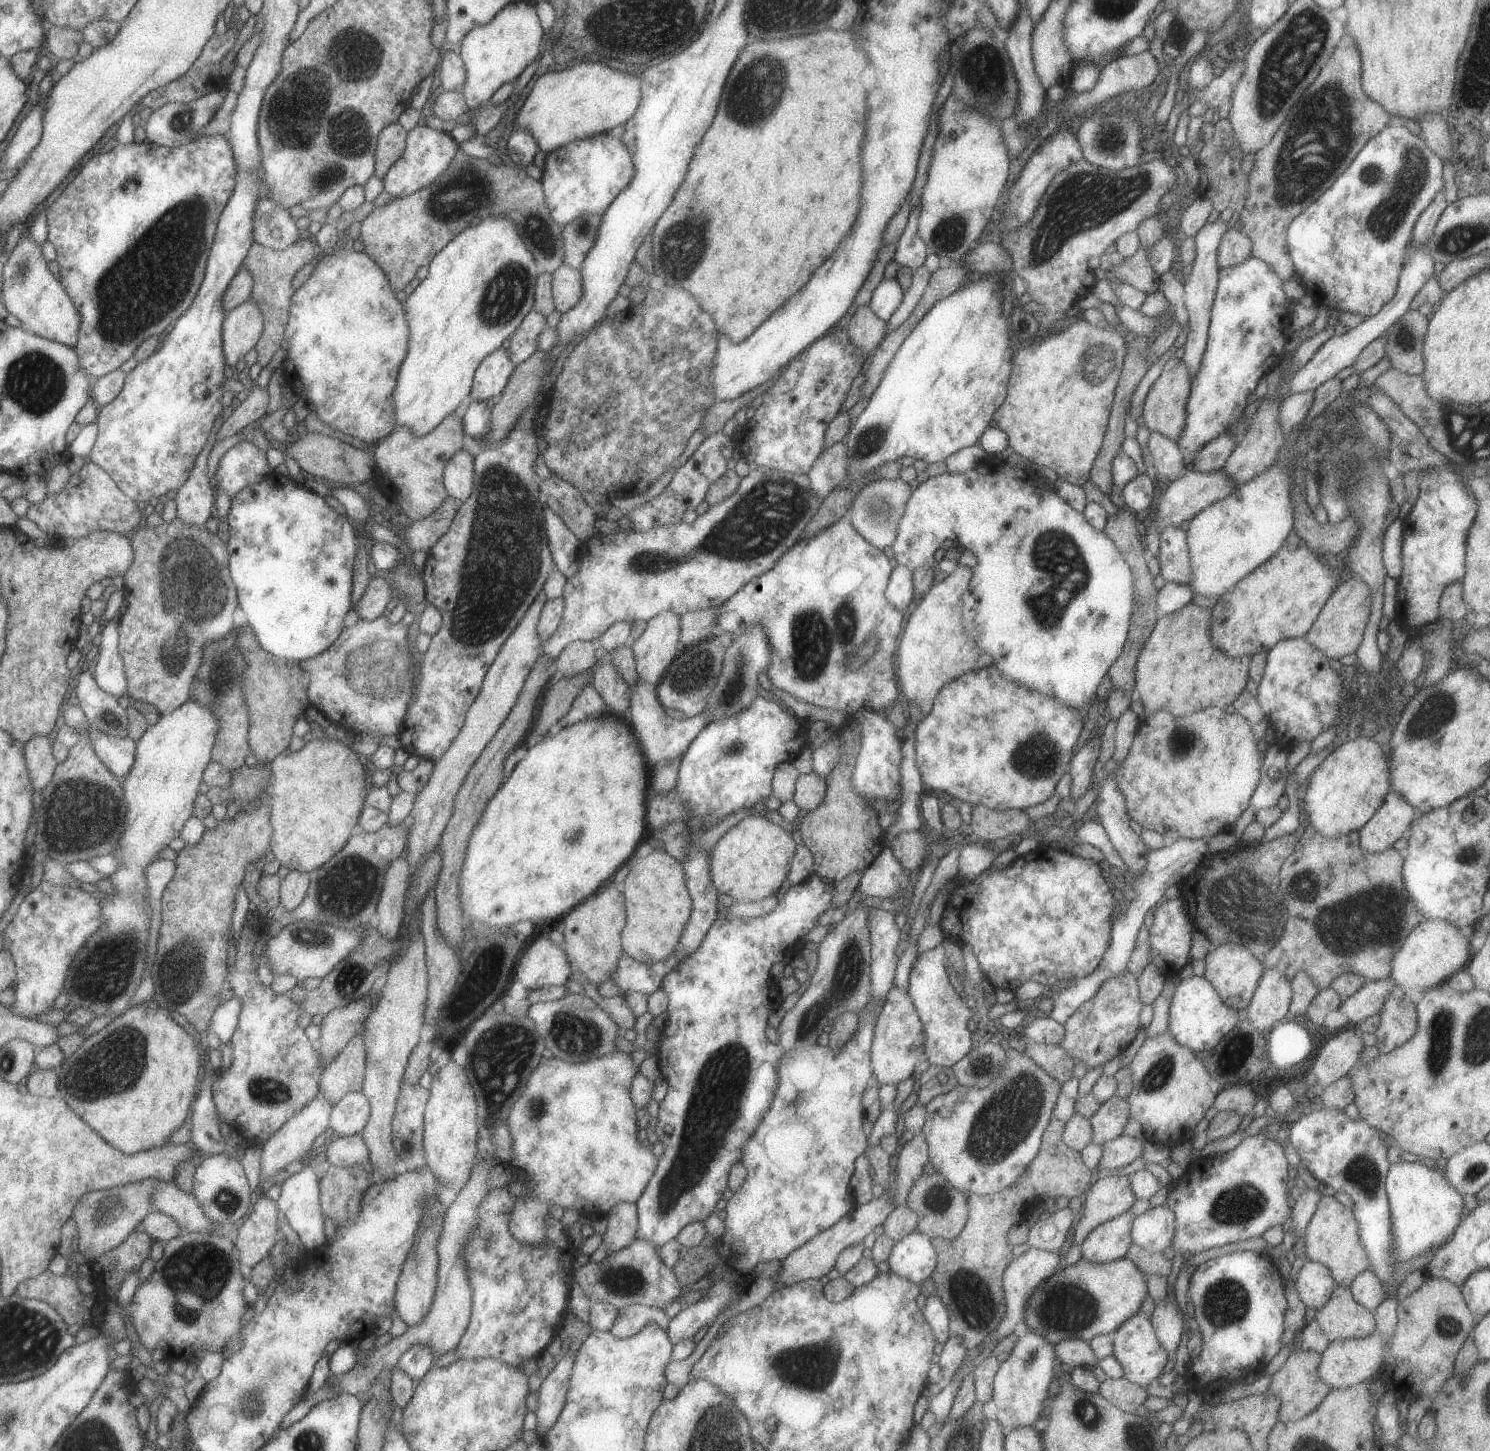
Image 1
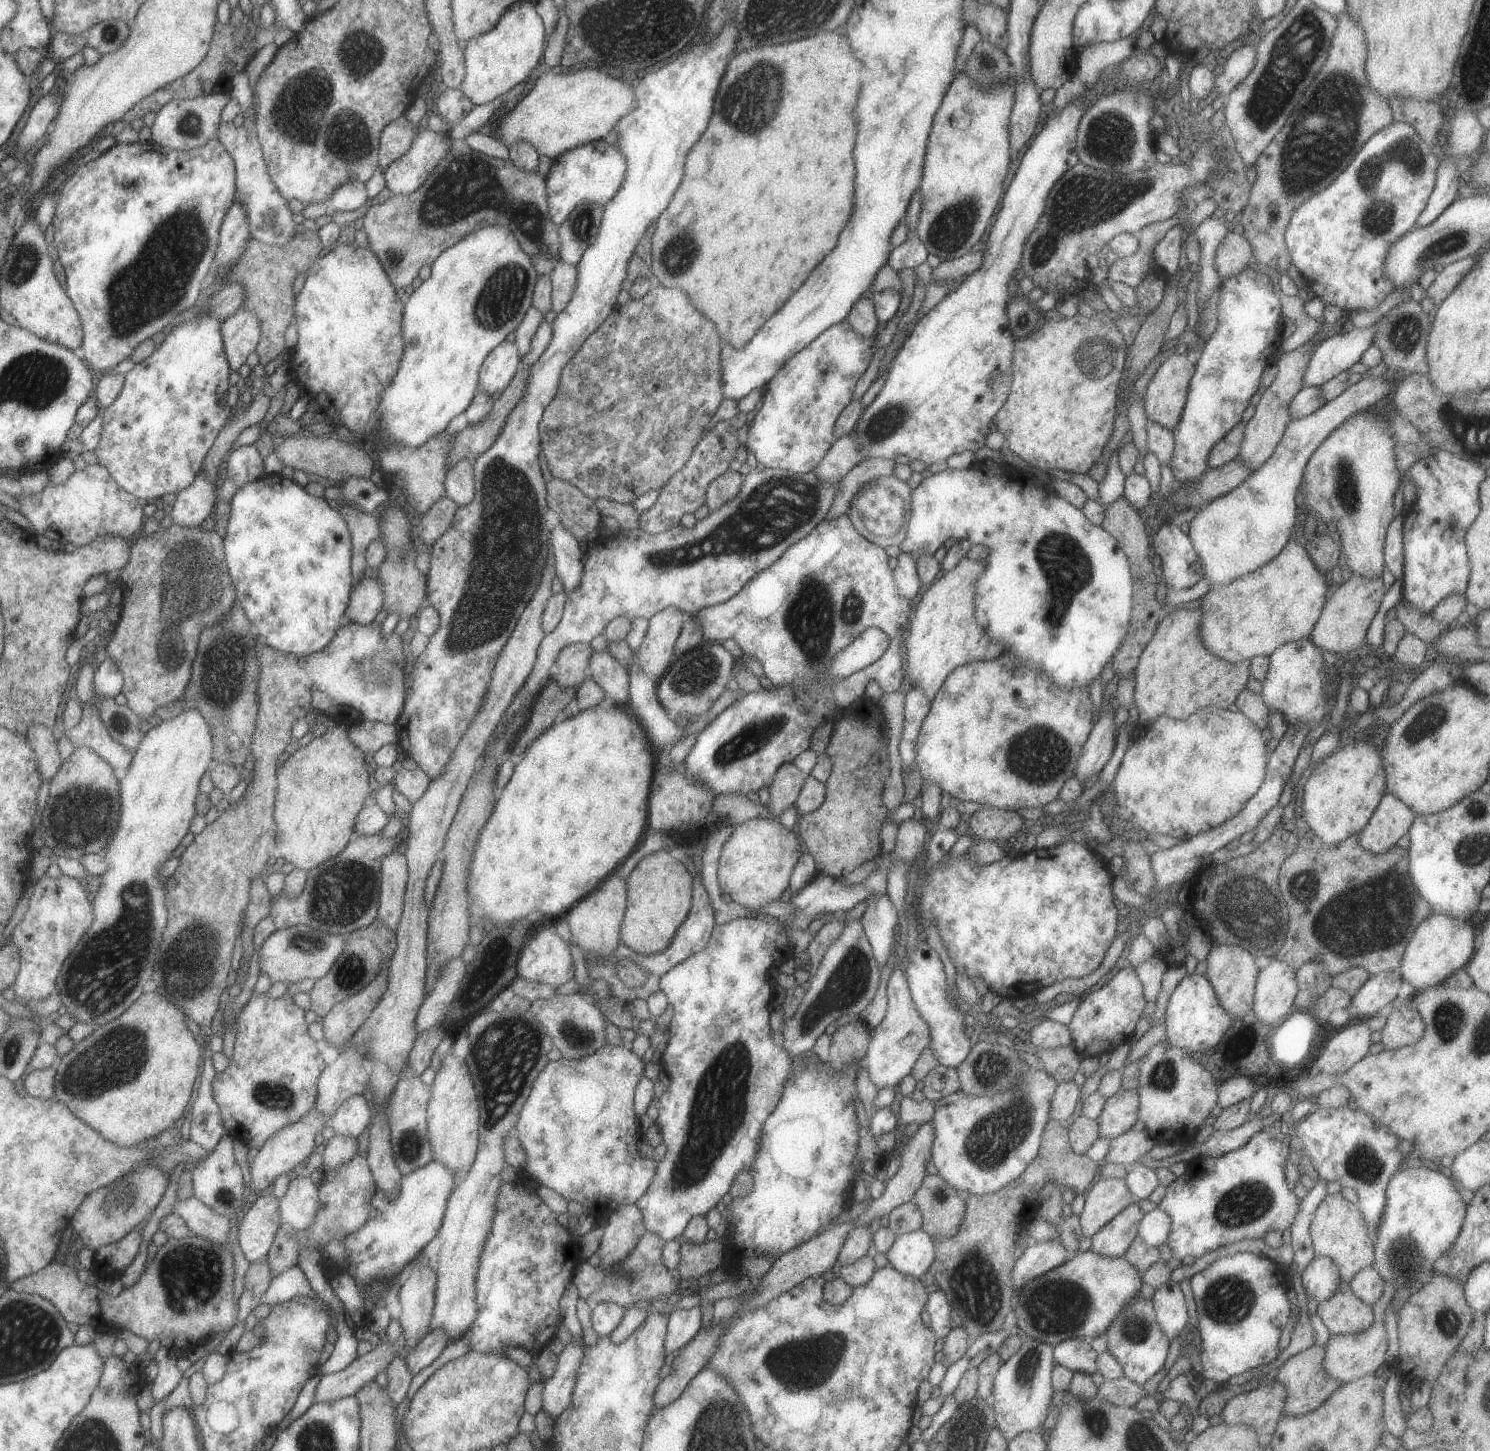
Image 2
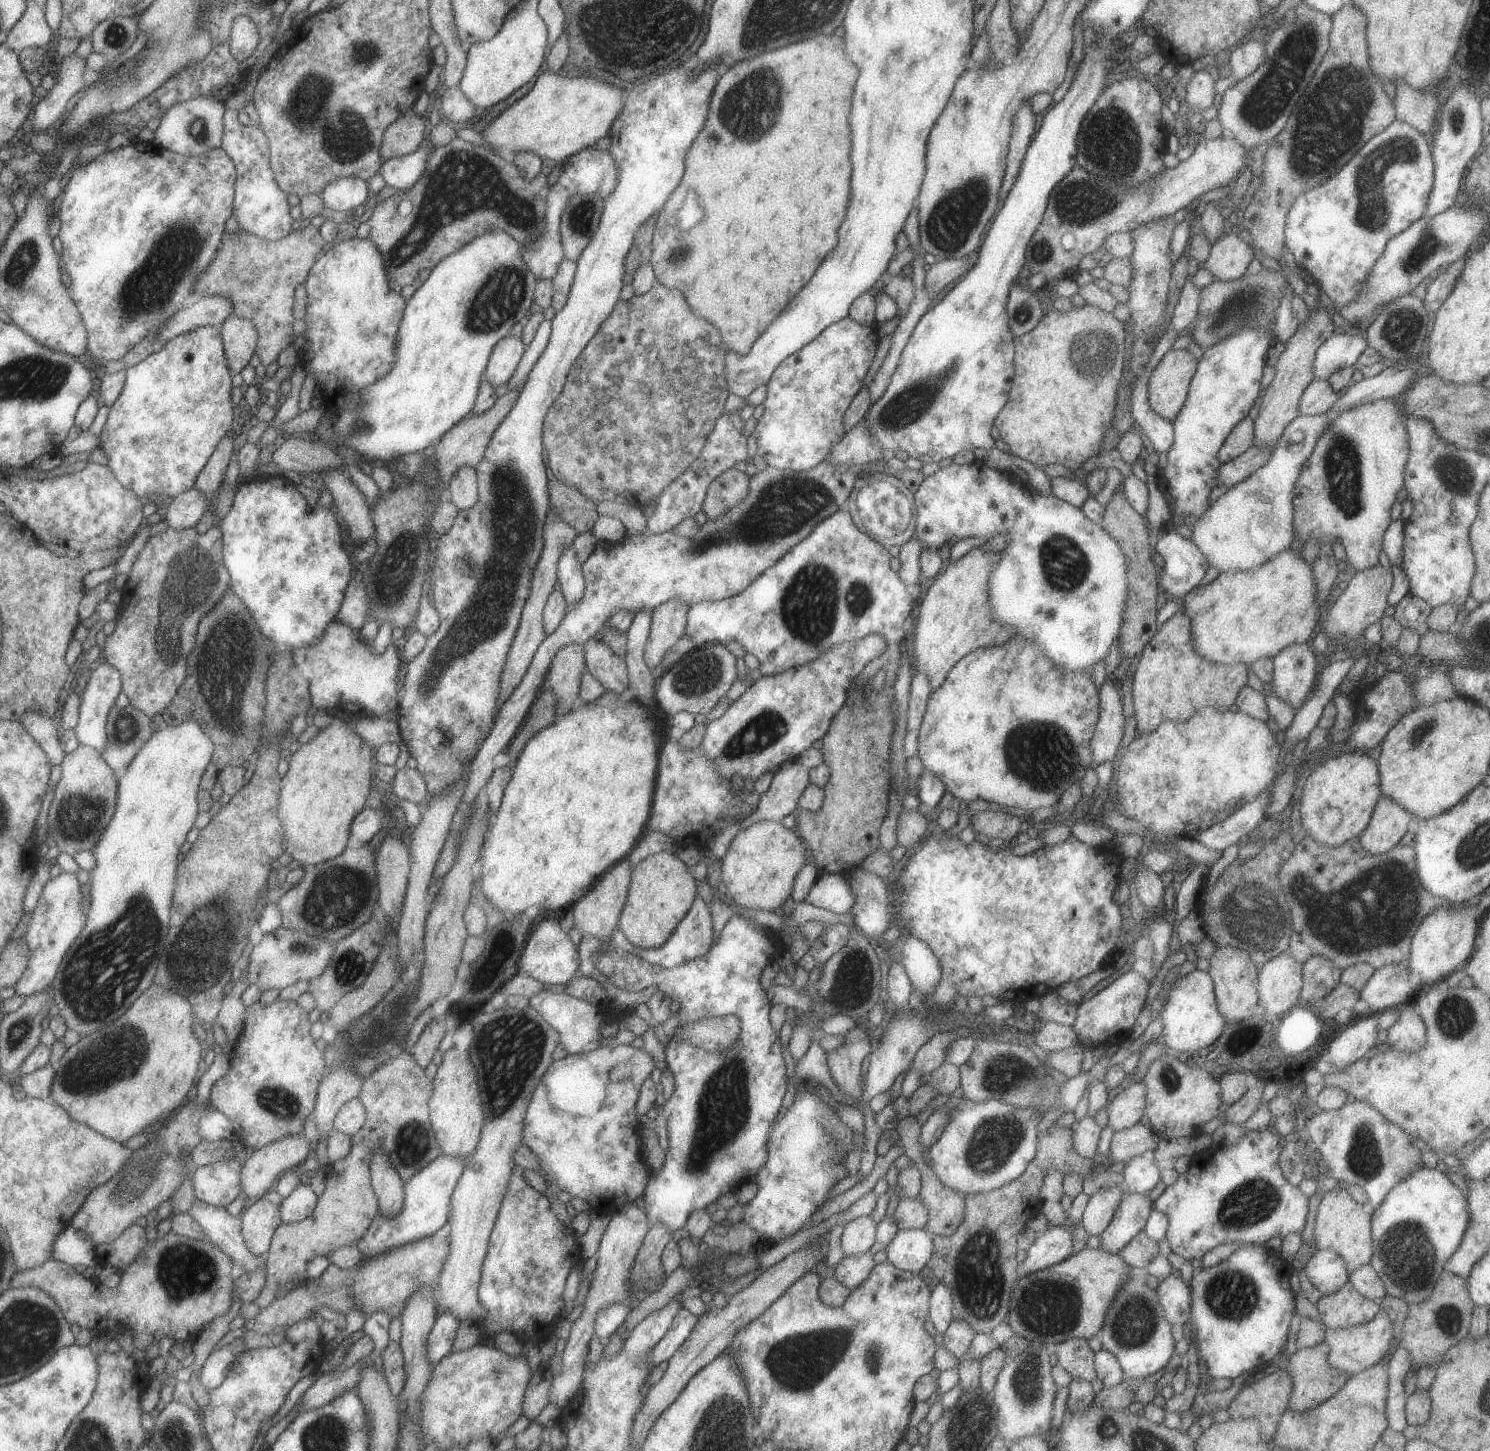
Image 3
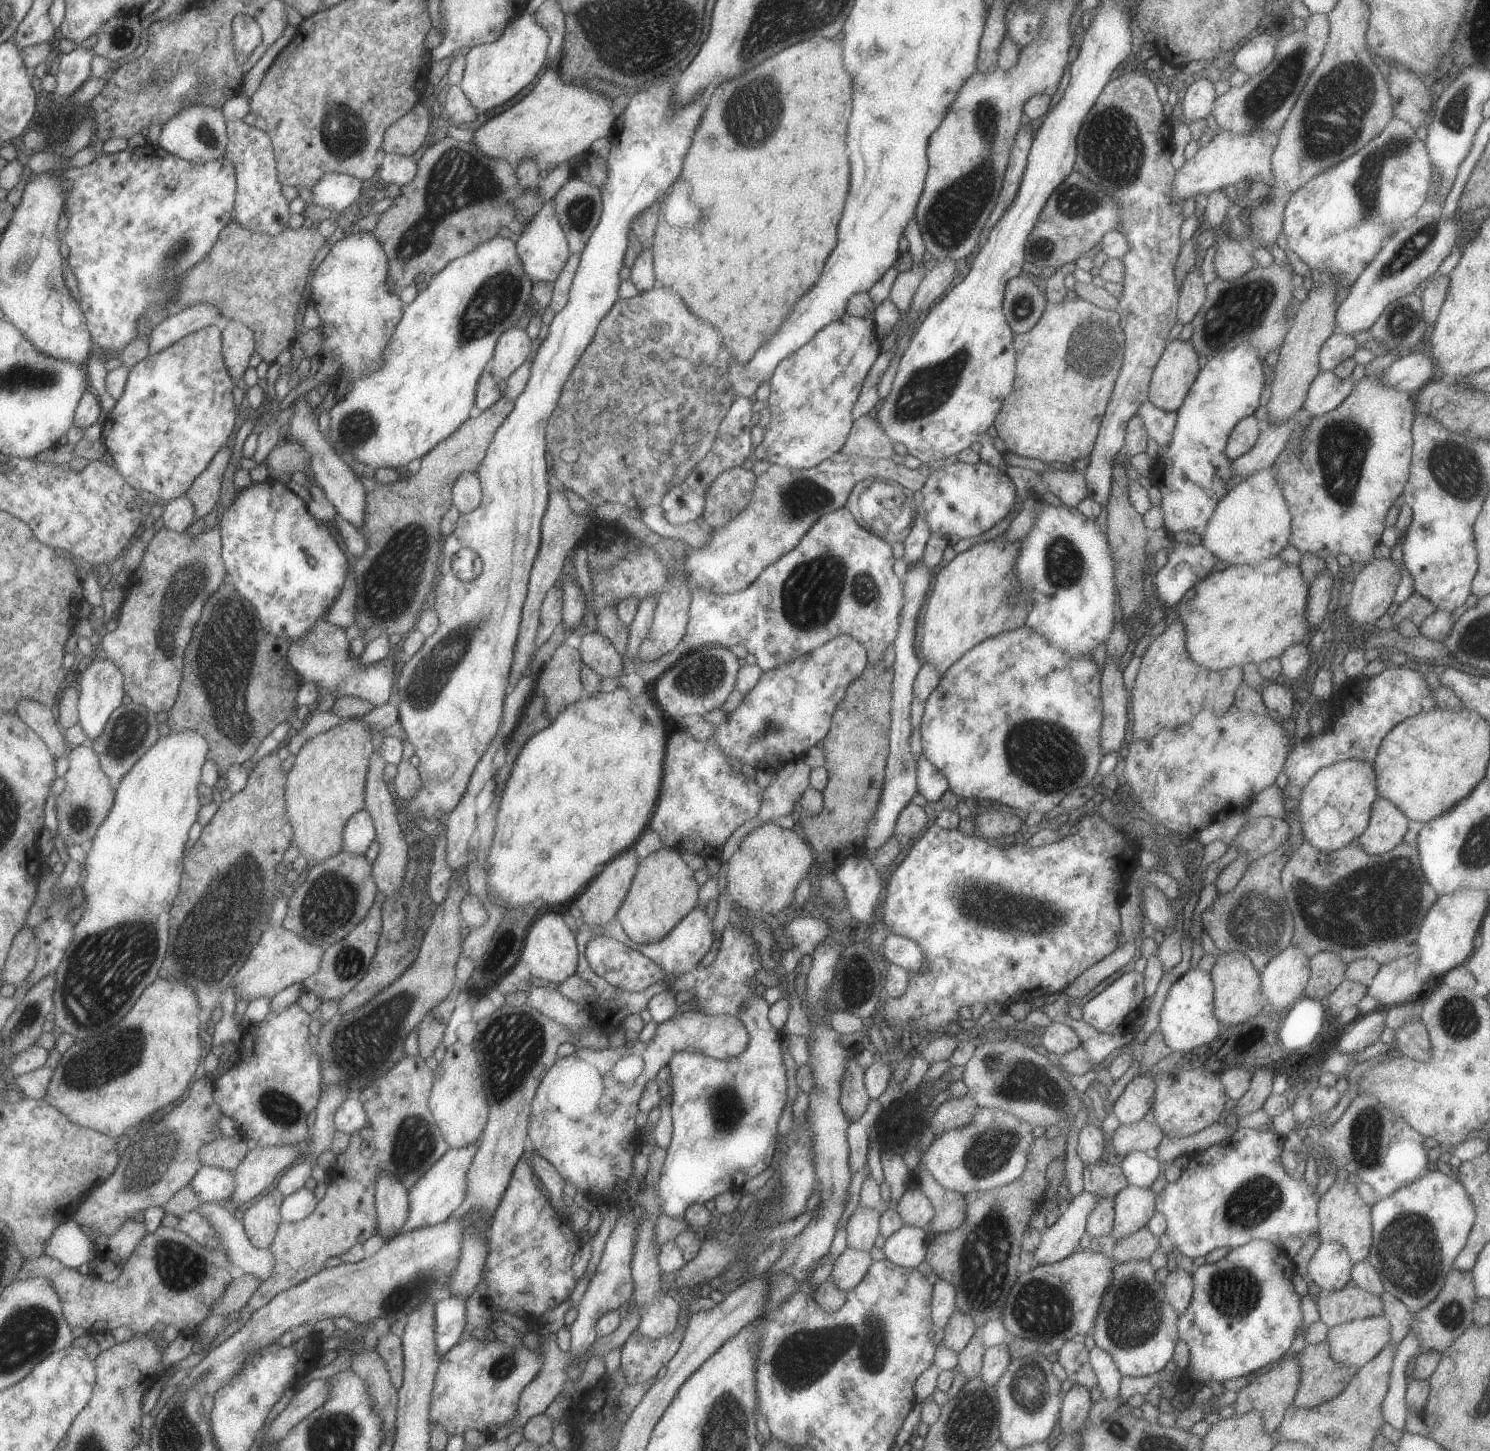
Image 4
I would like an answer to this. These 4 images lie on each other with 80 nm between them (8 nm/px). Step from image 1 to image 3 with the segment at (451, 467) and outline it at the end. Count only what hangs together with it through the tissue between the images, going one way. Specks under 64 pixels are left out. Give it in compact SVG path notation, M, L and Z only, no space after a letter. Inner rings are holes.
M460 467L451 480L447 499L460 510L471 509L479 501L477 470L472 467Z

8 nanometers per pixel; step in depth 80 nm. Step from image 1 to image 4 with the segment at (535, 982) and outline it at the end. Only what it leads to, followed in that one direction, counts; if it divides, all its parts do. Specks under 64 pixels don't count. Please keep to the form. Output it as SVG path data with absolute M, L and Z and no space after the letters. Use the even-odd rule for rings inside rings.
M546 912L536 922L530 923L521 961L529 966L531 973L542 981L561 983L569 976L576 973L579 963L579 950L577 938L560 912Z

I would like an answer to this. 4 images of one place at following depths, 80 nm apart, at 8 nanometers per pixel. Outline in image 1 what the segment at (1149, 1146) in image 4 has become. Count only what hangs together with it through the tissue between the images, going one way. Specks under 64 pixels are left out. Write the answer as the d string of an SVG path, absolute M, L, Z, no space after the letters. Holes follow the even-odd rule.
M1120 1135L1114 1140L1105 1142L1103 1146L1103 1155L1099 1160L1100 1168L1124 1168L1136 1158L1143 1156L1146 1138L1139 1138L1130 1135Z

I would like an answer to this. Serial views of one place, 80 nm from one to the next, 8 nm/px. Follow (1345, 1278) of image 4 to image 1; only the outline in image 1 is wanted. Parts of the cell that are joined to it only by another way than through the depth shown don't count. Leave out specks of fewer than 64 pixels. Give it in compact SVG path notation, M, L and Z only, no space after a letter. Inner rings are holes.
M1309 1258L1295 1277L1299 1298L1308 1308L1324 1306L1337 1285L1331 1270L1324 1263Z

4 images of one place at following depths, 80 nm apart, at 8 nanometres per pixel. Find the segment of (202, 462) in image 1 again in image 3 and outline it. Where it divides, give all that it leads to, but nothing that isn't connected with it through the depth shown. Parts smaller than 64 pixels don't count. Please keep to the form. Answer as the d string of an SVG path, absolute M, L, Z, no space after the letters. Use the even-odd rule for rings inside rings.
M192 487L189 491L186 491L178 498L175 498L173 502L167 506L166 520L170 527L183 531L184 529L195 527L196 524L205 517L208 508L212 508L210 502L205 499L199 490Z

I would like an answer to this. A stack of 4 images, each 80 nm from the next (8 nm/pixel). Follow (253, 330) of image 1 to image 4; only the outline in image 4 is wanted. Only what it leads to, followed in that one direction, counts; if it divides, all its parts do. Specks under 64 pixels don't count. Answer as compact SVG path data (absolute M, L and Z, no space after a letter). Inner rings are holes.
M230 321L224 324L224 358L227 360L231 377L237 382L243 378L250 356L254 354L254 333L249 326L240 321Z

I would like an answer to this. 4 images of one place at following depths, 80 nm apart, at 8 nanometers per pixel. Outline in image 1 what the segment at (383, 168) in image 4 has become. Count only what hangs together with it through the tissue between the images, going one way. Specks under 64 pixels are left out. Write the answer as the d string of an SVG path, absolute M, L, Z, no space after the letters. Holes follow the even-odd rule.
M417 125L408 133L404 154L384 175L384 190L396 198L405 197L417 190L423 189L431 182L434 182L448 168L451 160L455 158L458 147L459 144L450 133L442 130L434 130L427 125Z

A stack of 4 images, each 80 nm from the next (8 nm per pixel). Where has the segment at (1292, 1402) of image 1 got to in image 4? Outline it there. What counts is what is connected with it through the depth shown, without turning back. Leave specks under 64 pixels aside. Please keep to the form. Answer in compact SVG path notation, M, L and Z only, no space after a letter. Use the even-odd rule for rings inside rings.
M1329 1342L1306 1344L1299 1354L1301 1381L1293 1404L1302 1408L1314 1408L1337 1397L1349 1384L1349 1380L1359 1372L1359 1366L1344 1365L1333 1360Z

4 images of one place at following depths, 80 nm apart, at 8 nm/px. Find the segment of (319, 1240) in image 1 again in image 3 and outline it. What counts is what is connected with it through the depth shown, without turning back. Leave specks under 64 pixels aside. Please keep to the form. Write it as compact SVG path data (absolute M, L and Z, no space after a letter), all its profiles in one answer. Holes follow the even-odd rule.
M307 1181L300 1183L281 1202L281 1219L284 1223L297 1223L313 1214L318 1196Z

